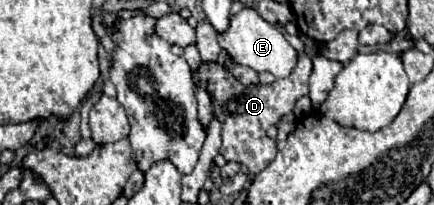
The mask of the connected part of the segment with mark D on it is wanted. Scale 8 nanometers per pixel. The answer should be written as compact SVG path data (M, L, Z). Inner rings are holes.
M302 54L296 70L288 78L276 80L272 84L242 86L228 70L220 64L200 64L194 78L214 96L214 114L222 122L222 148L220 154L230 162L244 164L250 170L250 176L260 174L276 156L276 142L266 136L266 130L276 124L284 114L294 110L294 104L300 96L308 94L308 78L312 74L312 60Z

